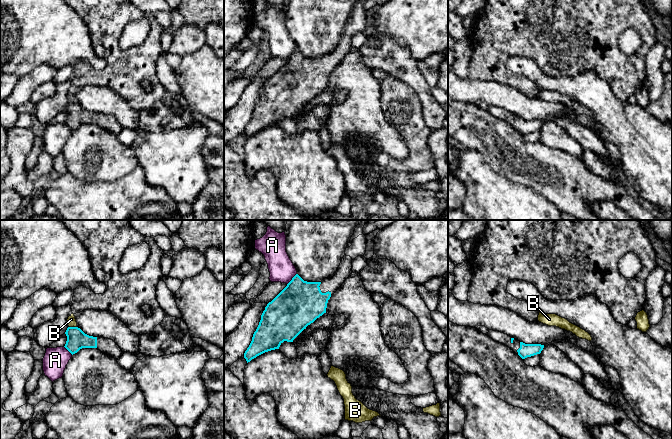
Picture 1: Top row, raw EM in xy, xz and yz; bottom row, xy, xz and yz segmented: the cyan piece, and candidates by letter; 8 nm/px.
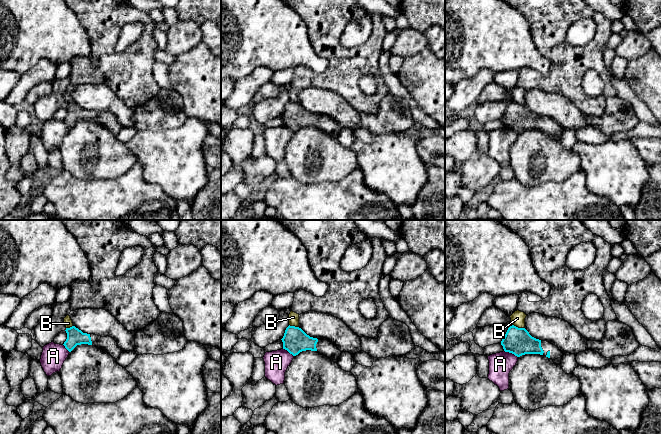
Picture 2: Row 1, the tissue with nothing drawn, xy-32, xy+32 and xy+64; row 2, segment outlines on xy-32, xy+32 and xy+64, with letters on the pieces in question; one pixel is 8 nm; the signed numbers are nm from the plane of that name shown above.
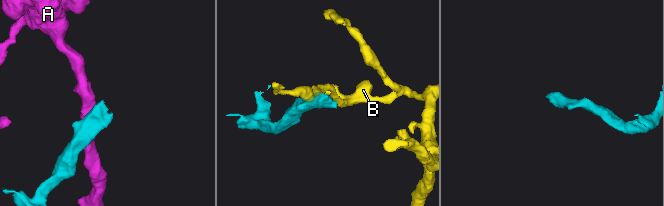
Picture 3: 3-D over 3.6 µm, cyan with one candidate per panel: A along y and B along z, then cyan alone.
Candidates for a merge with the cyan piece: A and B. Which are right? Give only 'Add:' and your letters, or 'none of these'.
Add: none of these

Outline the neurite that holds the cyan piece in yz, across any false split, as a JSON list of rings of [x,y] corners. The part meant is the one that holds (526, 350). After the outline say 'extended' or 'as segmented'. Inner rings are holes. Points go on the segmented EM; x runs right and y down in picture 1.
[[[489,330],[488,336],[494,341],[509,347],[522,359],[540,354],[544,348],[544,345],[541,344],[525,344],[499,331]]]; extended

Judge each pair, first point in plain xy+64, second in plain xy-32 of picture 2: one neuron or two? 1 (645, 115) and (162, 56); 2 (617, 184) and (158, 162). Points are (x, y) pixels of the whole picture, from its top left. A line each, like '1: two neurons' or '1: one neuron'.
1: two neurons
2: one neuron

